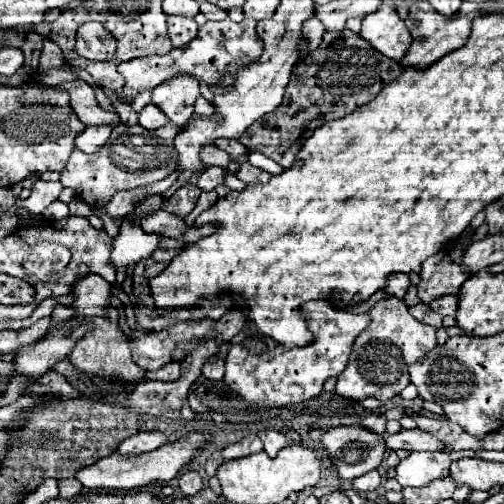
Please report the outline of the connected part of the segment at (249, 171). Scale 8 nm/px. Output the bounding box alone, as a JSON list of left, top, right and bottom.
[236,162,272,184]

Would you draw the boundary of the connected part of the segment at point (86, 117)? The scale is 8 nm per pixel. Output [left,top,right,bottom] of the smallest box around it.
[62,80,120,126]

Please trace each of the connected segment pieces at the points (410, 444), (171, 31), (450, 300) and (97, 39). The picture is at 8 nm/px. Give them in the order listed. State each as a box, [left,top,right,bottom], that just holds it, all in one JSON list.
[[386,430,440,450],[168,16,198,48],[430,294,458,316],[74,22,116,60]]

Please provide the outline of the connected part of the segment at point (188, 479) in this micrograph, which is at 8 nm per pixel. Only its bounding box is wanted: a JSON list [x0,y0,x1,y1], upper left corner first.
[180,470,202,496]

